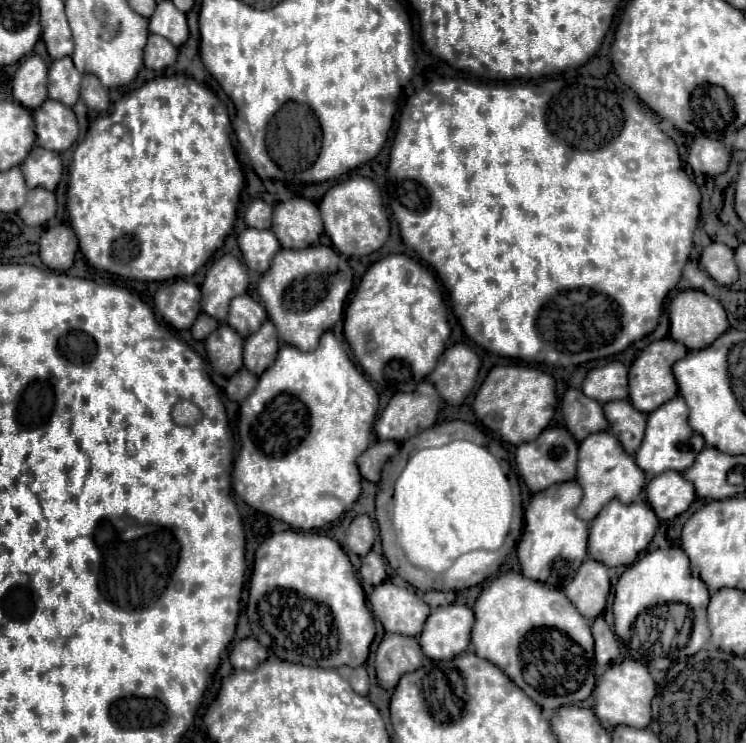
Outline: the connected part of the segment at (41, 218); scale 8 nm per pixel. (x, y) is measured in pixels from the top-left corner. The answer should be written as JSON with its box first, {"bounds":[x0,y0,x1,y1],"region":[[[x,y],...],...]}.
{"bounds":[19,189,57,227],"region":[[[31,189],[27,193],[27,201],[23,209],[19,209],[19,217],[29,227],[41,227],[55,217],[55,211],[57,211],[55,193],[45,189]]]}

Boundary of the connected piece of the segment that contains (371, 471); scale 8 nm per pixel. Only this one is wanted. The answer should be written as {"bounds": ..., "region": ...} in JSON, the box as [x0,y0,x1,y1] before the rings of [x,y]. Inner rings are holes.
{"bounds":[359,441,399,483],"region":[[[377,441],[373,443],[359,459],[359,471],[367,481],[377,483],[381,479],[381,469],[387,463],[387,459],[391,459],[395,453],[399,451],[399,445],[395,441]]]}

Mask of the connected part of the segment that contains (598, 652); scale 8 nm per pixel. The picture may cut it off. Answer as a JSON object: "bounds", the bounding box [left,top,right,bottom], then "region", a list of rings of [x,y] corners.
{"bounds":[591,615,619,667],"region":[[[601,615],[591,623],[591,631],[595,637],[595,661],[597,661],[597,665],[605,667],[613,659],[619,657],[619,639],[609,629],[609,625],[605,623],[605,619]]]}

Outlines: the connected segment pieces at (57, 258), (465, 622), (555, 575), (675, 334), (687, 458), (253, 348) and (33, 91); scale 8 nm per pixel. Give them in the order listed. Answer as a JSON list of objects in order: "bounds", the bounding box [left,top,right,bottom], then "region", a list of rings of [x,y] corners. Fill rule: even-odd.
[{"bounds":[39,225,77,271],"region":[[[55,225],[49,227],[39,241],[39,257],[41,261],[55,269],[55,271],[67,271],[77,253],[77,237],[69,225]]]},{"bounds":[419,603,473,661],"region":[[[451,603],[437,607],[427,617],[427,625],[419,637],[419,645],[429,659],[451,661],[465,653],[473,625],[473,611],[467,605]]]},{"bounds":[517,481,589,587],"region":[[[565,481],[563,485],[553,485],[531,499],[525,509],[525,531],[517,545],[517,559],[527,579],[535,579],[551,587],[565,587],[575,577],[579,565],[587,557],[589,527],[575,515],[581,497],[581,485],[577,481]]]},{"bounds":[669,289,729,349],"region":[[[693,289],[681,291],[673,297],[669,307],[669,319],[671,319],[669,327],[671,339],[687,345],[687,349],[707,349],[717,337],[721,337],[729,329],[723,305],[717,299],[705,295],[703,291],[693,291]]]},{"bounds":[635,395,695,475],"region":[[[677,395],[675,399],[667,401],[665,405],[661,405],[659,409],[655,409],[649,417],[647,417],[647,433],[643,439],[643,445],[639,447],[639,451],[635,453],[635,461],[637,465],[647,473],[647,475],[659,475],[663,471],[685,471],[693,465],[695,461],[695,451],[691,447],[691,435],[693,429],[687,423],[689,417],[689,409],[687,403],[683,401],[681,395]]]},{"bounds":[245,319,279,375],"region":[[[267,319],[259,331],[255,331],[251,337],[245,339],[245,367],[255,373],[261,375],[265,369],[269,369],[277,357],[279,351],[279,339],[277,339],[277,331],[275,325]]]},{"bounds":[13,55,47,109],"region":[[[39,55],[21,61],[13,77],[13,97],[27,109],[37,109],[47,99],[47,65]]]}]

